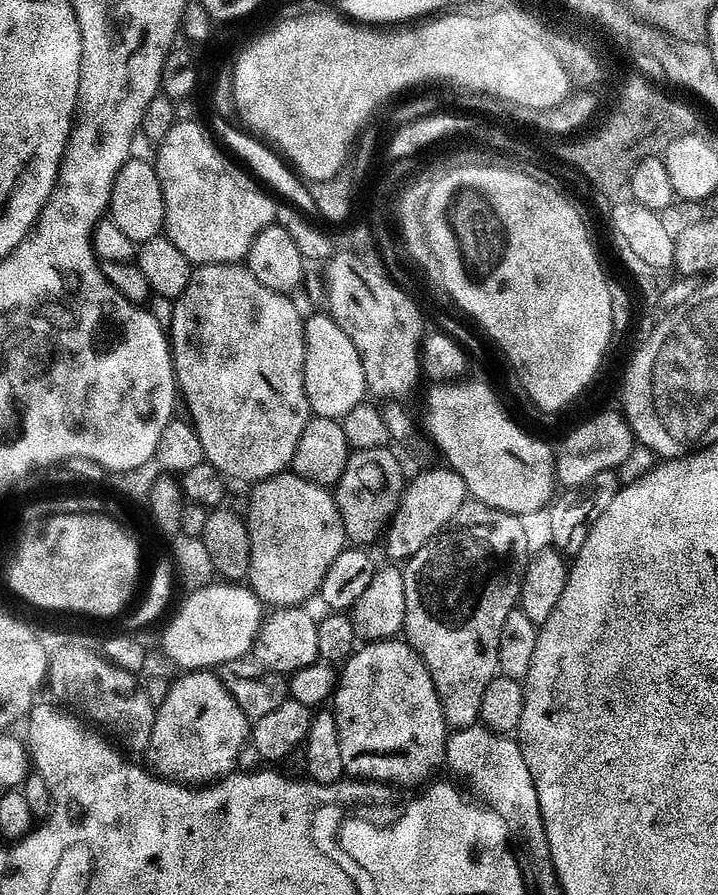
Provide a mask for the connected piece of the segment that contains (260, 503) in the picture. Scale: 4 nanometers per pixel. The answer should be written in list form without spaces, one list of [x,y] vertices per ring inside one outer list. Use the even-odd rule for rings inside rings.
[[[290,470],[255,485],[251,492],[252,501],[248,504],[248,512],[246,511],[246,523],[252,543],[252,558],[247,579],[252,593],[261,598],[319,597],[322,582],[326,582],[326,574],[330,574],[330,566],[338,562],[338,554],[342,554],[350,544],[350,537],[346,534],[346,526],[342,522],[335,495],[314,482],[306,482],[306,478],[298,478]]]

